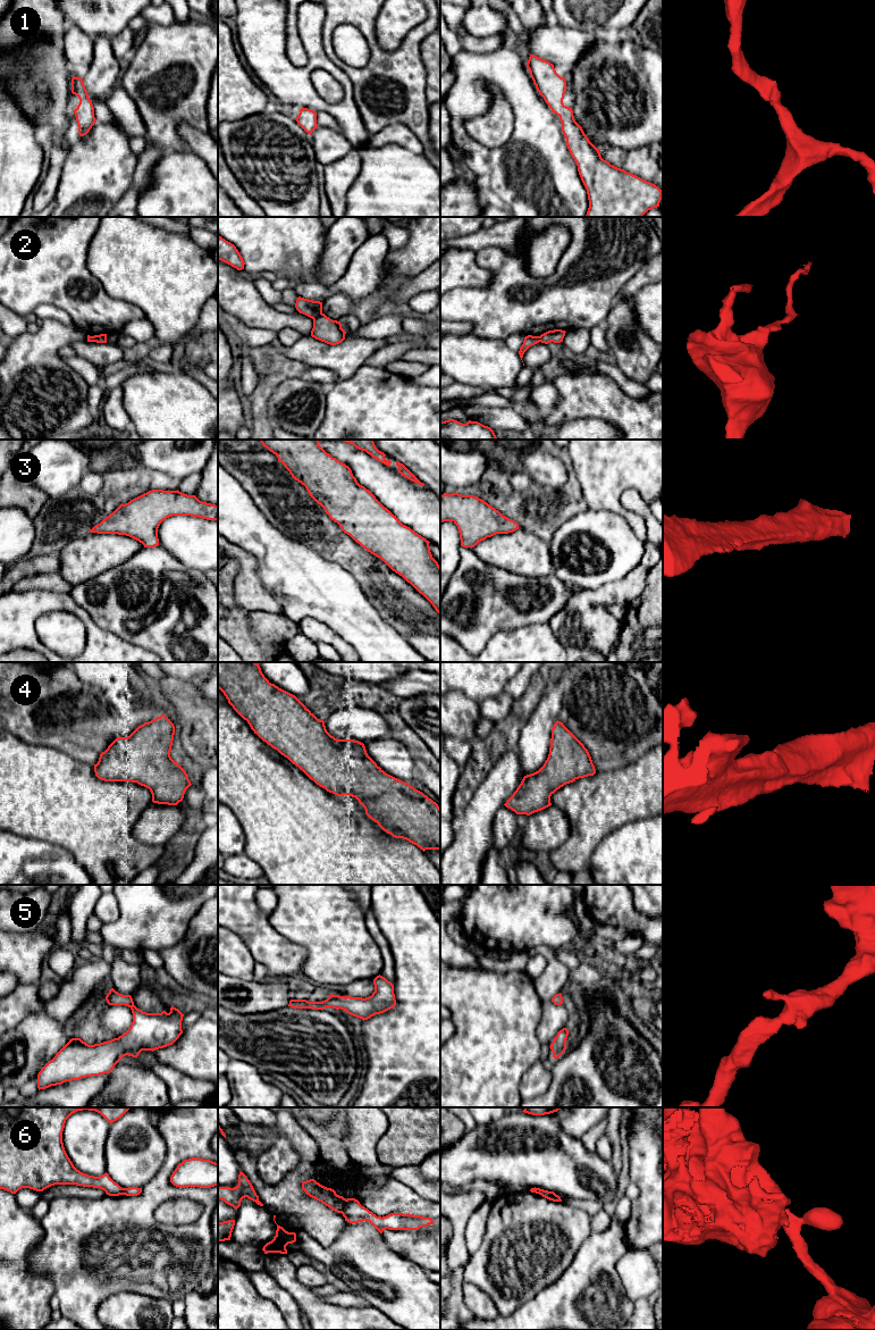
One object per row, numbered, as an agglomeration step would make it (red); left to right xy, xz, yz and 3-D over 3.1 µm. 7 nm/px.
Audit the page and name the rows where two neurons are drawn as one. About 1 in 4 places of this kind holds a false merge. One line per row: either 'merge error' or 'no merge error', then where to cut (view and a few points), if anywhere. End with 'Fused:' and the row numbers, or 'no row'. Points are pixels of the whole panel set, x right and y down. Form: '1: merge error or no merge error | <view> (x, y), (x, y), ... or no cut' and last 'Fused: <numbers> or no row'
1: no merge error | no cut
2: merge error | xz (321, 312), (313, 319)
3: no merge error | no cut
4: no merge error | no cut
5: no merge error | no cut
6: merge error | xz (346, 1199), (342, 1213)
Fused: 2, 6

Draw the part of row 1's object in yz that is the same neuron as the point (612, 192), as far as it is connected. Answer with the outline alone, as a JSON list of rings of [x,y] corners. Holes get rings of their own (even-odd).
[[[530,55],[527,68],[537,91],[562,123],[567,149],[578,166],[579,175],[587,190],[589,208],[586,217],[642,217],[648,210],[659,207],[663,192],[658,186],[617,168],[601,158],[598,148],[589,141],[582,127],[575,122],[572,108],[563,103],[566,82],[556,73],[554,65]]]

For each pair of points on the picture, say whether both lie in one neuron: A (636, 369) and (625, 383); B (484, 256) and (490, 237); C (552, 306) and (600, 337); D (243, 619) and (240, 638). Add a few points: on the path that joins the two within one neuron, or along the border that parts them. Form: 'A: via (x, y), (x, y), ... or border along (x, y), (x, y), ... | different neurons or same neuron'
A: border along (615, 362), (628, 377), (644, 385) | different neurons
B: border along (513, 252), (486, 247), (476, 253) | different neurons
C: border along (603, 323), (590, 329) | different neurons
D: via (240, 624), (240, 634) | same neuron

